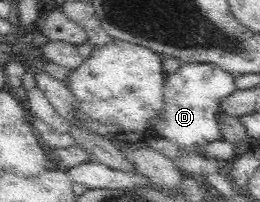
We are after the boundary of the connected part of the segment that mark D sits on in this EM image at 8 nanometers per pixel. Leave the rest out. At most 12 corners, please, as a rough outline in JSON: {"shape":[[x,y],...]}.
{"shape":[[211,63],[165,77],[158,136],[184,151],[221,140],[235,77]]}

